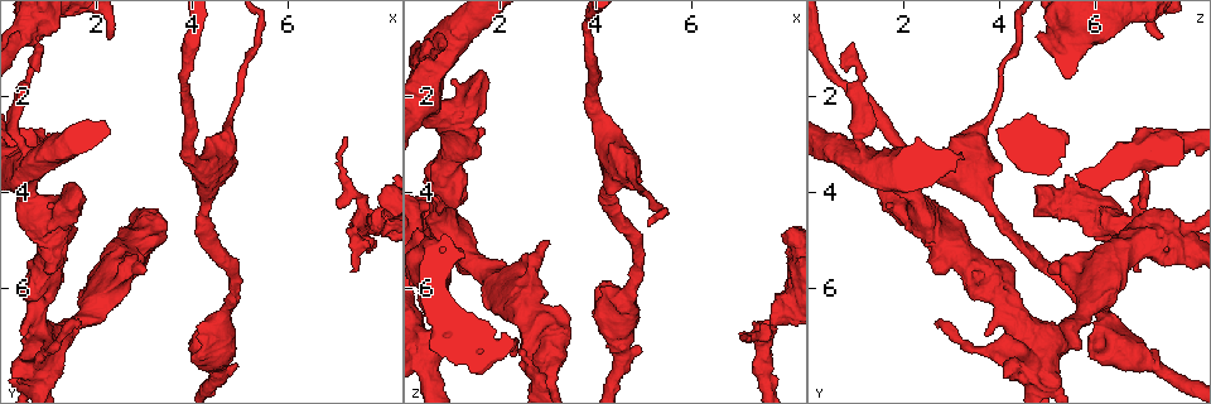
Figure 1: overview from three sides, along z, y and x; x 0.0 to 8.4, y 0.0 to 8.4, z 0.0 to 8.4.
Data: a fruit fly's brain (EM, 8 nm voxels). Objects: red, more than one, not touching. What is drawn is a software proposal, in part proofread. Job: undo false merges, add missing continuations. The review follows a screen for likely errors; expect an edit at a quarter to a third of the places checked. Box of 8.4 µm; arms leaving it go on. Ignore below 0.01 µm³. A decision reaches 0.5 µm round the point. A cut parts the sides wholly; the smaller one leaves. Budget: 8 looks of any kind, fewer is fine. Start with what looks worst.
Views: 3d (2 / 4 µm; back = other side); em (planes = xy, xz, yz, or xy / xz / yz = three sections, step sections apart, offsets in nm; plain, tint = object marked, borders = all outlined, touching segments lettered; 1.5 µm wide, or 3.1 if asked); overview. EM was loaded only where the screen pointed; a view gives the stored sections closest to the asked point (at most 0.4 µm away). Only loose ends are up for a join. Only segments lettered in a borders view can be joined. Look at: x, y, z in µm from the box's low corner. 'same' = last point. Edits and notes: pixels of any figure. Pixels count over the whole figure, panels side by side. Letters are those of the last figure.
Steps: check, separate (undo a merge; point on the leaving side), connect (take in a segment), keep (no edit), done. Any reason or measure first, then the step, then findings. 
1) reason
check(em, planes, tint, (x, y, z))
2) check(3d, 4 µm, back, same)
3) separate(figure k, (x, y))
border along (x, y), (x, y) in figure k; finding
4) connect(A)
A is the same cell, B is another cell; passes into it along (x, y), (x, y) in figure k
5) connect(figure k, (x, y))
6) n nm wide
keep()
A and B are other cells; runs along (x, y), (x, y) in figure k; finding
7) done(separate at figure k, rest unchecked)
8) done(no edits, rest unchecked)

free end
check(3d, 2 µm, (2.25, 0.70, 7.45))

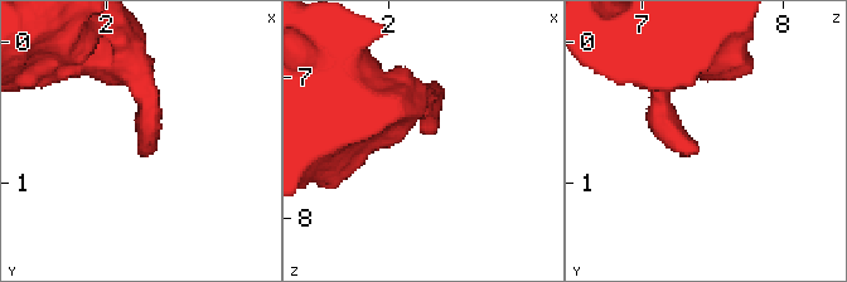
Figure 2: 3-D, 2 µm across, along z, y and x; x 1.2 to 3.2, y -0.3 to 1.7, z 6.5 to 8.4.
shape alone is not enough
check(em, planes, borders, (2.28, 0.74, 7.40))

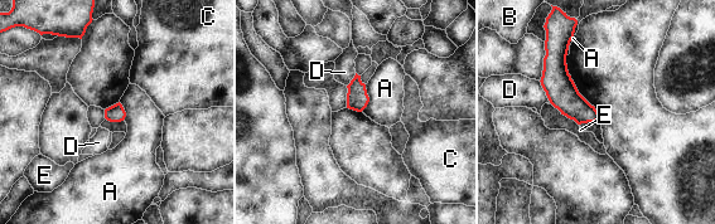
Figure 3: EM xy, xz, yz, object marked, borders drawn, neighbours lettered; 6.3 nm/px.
keep()
A, B, C, D and E are other cells; no lettered segment goes on from it

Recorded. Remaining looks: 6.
an open end
check(em, planes, borders, (7.25, 2.85, 7.05))

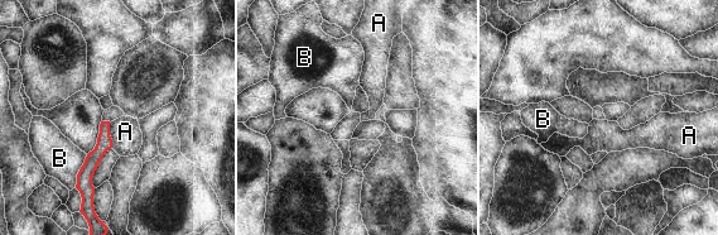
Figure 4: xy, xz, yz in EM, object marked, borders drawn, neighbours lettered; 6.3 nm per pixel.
keep()
A and B are other cells; border along (109, 123), (109, 135), (112, 147) in figure 4; none of them fits

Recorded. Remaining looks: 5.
sudden change in width
check(em, xz, step 8, tint, (0.50, 7.90, 5.00))

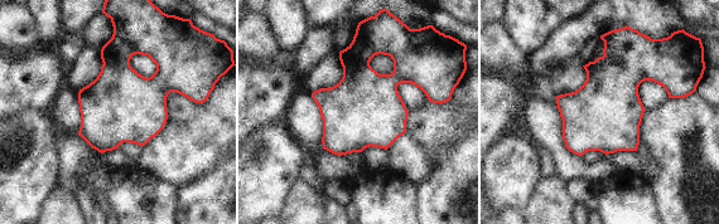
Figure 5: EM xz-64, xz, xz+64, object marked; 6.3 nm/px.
another direction
check(em, yz, step 4, borders, same)

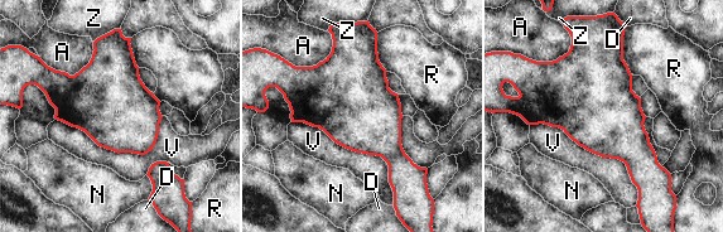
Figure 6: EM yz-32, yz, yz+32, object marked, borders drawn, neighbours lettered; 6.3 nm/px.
keep()
A, D, N, R, V and Z are other cells; border along (163, 116), (144, 154), (56, 119) in figure 6; one cell here

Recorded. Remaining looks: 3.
done(no edits, rest unchecked)

